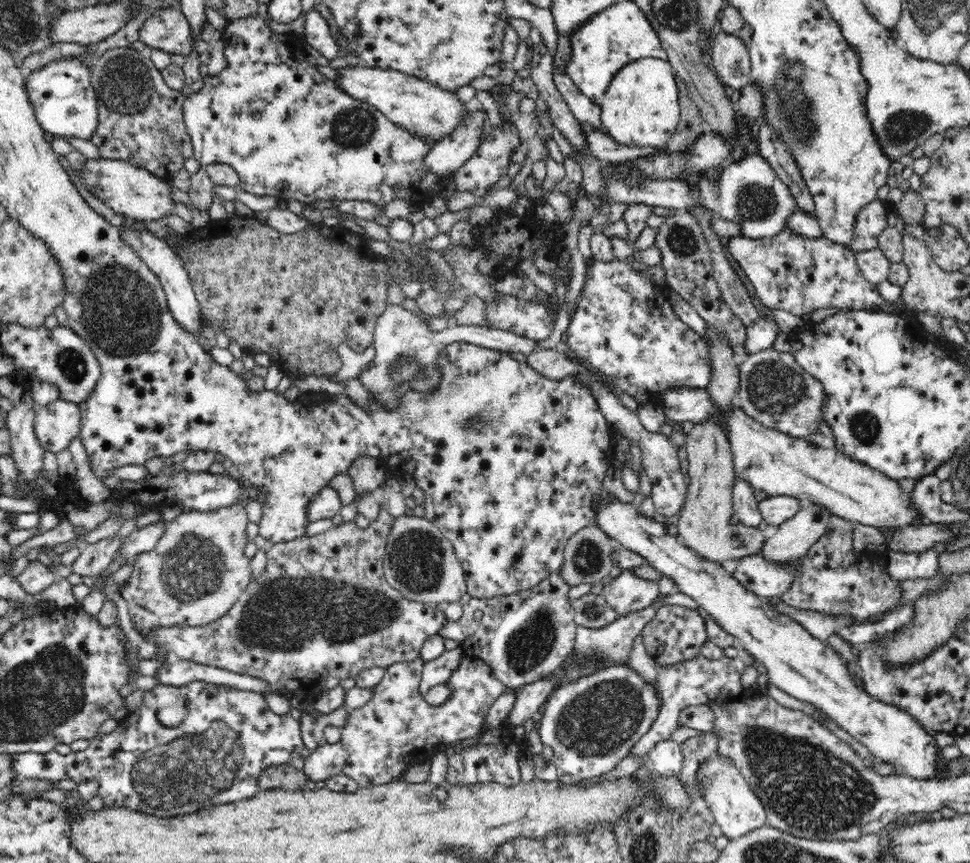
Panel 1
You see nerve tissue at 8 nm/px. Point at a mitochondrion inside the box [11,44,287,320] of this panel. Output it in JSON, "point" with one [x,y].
{"point":[125,81]}

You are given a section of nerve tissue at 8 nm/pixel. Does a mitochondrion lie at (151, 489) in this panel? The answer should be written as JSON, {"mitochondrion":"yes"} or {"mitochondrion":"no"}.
{"mitochondrion":"no"}

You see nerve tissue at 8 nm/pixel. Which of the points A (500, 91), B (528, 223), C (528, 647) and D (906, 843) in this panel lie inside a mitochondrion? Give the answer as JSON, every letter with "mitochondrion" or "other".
{"A":"other","B":"other","C":"mitochondrion","D":"other"}

